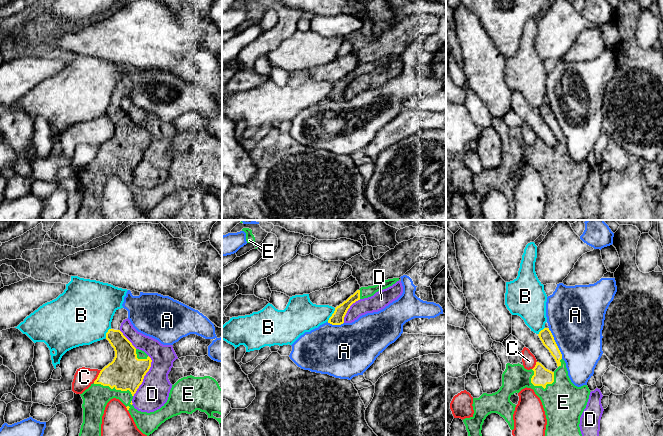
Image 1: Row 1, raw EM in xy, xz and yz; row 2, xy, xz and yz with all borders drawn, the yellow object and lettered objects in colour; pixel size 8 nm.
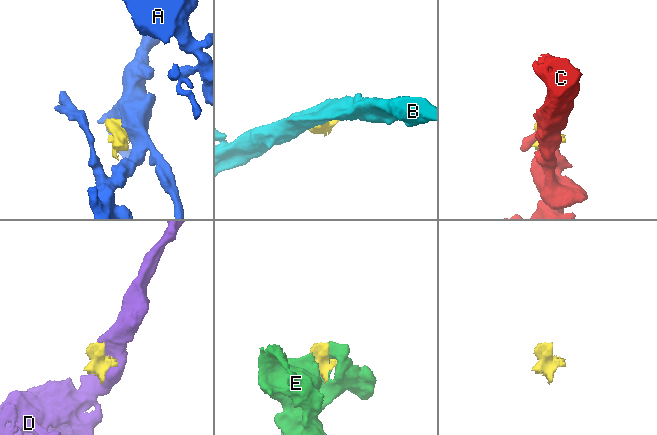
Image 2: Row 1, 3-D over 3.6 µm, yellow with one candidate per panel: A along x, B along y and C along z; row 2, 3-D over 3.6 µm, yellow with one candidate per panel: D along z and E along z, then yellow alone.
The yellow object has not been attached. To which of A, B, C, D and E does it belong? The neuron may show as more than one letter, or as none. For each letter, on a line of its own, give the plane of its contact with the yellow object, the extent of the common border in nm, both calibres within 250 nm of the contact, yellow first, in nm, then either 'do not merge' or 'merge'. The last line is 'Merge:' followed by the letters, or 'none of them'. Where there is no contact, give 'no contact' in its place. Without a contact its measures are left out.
A: yz | 280 nm | 110/440 nm | do not merge
B: xz | 130 nm | 110/280 nm | do not merge
C: xy | 120 nm | 280/160 nm | do not merge
D: xy | 360 nm | 280/240 nm | do not merge
E: yz | 220 nm | 140/340 nm | merge
Merge: E

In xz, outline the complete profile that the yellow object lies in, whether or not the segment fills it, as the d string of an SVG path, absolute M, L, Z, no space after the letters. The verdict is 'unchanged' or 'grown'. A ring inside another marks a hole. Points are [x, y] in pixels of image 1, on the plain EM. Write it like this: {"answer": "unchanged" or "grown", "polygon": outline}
{"answer": "grown", "polygon": "M399 54L388 55L379 60L368 63L361 63L346 77L335 84L334 89L329 94L328 99L332 101L341 101L344 99L344 93L350 82L356 77L373 72L376 68L386 65L399 57Z"}

